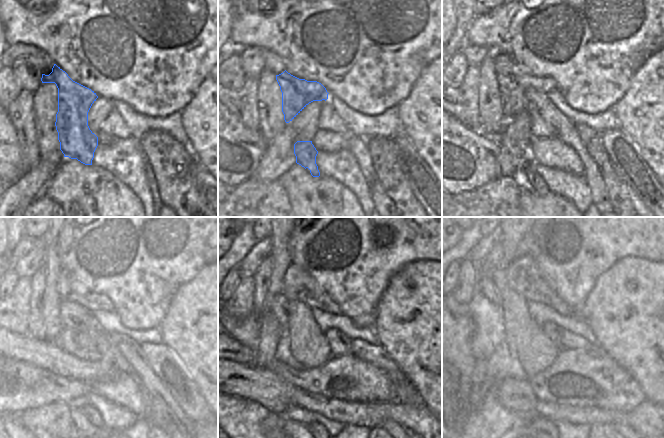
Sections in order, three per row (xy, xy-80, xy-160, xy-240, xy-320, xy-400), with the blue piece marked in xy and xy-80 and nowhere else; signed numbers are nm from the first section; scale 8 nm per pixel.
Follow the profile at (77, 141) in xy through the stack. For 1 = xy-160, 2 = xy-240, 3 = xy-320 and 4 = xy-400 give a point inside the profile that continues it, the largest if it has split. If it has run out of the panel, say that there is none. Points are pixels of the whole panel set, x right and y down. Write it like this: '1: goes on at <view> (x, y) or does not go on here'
1: goes on at xy-160 (512, 87)
2: goes on at xy-240 (51, 300)
3: goes on at xy-320 (297, 285)
4: goes on at xy-400 (524, 277)

